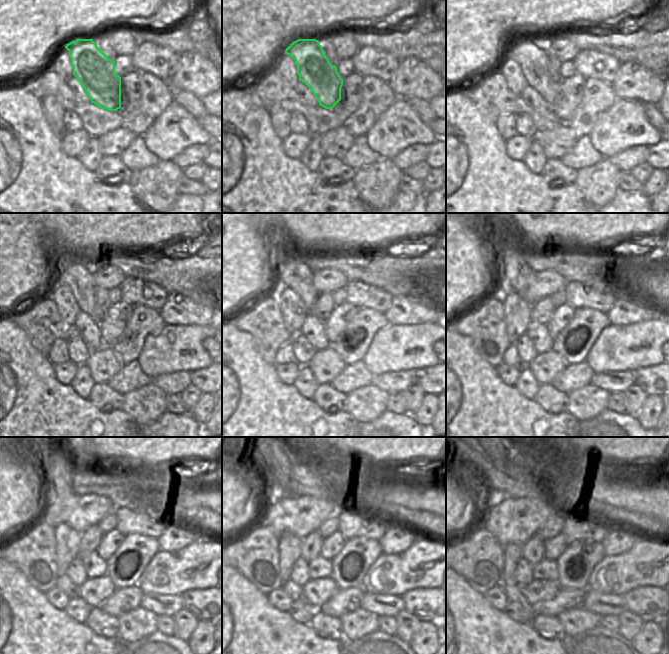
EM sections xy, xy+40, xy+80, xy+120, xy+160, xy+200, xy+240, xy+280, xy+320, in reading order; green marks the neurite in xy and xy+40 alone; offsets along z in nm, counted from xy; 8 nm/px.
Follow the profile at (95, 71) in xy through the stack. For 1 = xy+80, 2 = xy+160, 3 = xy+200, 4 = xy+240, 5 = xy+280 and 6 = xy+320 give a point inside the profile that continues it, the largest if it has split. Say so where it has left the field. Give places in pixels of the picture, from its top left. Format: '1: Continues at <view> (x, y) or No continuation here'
1: Continues at xy+80 (531, 55)
2: Continues at xy+160 (292, 272)
3: Continues at xy+200 (506, 245)
4: Continues at xy+240 (55, 460)
5: Continues at xy+280 (279, 458)
6: Continues at xy+320 (501, 457).

